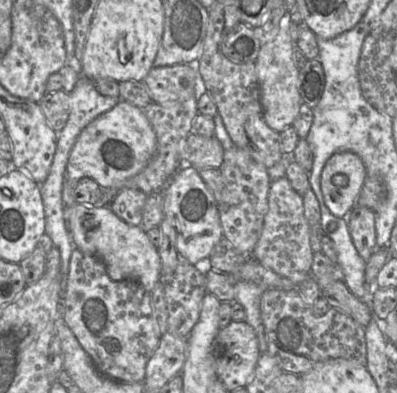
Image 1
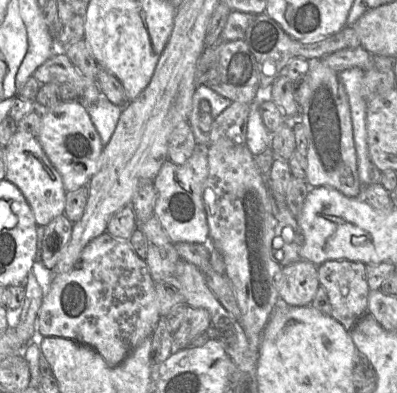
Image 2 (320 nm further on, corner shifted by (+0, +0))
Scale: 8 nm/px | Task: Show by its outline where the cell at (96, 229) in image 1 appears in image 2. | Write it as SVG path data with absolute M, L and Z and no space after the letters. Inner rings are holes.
M19 129L15 132L5 147L5 172L5 178L18 187L31 207L36 224L46 226L64 213L67 191L36 136Z

